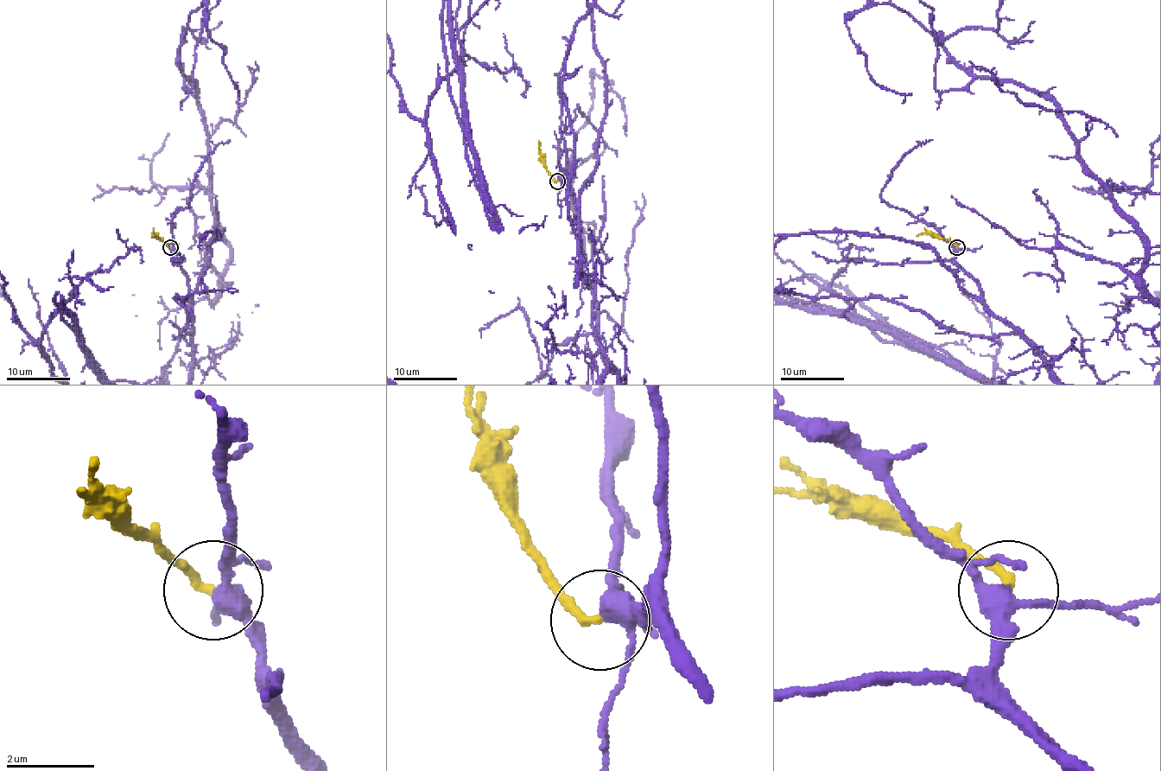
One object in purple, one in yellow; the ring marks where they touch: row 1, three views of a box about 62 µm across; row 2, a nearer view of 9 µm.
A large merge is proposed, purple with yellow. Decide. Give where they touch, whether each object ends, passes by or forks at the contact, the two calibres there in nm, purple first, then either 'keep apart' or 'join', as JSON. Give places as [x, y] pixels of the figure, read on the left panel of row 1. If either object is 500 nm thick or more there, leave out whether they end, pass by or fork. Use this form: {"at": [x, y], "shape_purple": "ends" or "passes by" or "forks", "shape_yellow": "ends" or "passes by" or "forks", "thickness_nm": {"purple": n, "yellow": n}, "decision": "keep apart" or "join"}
{"at": [170, 247], "shape_purple": "forks", "shape_yellow": "ends", "thickness_nm": {"purple": 320, "yellow": 190}, "decision": "join"}

